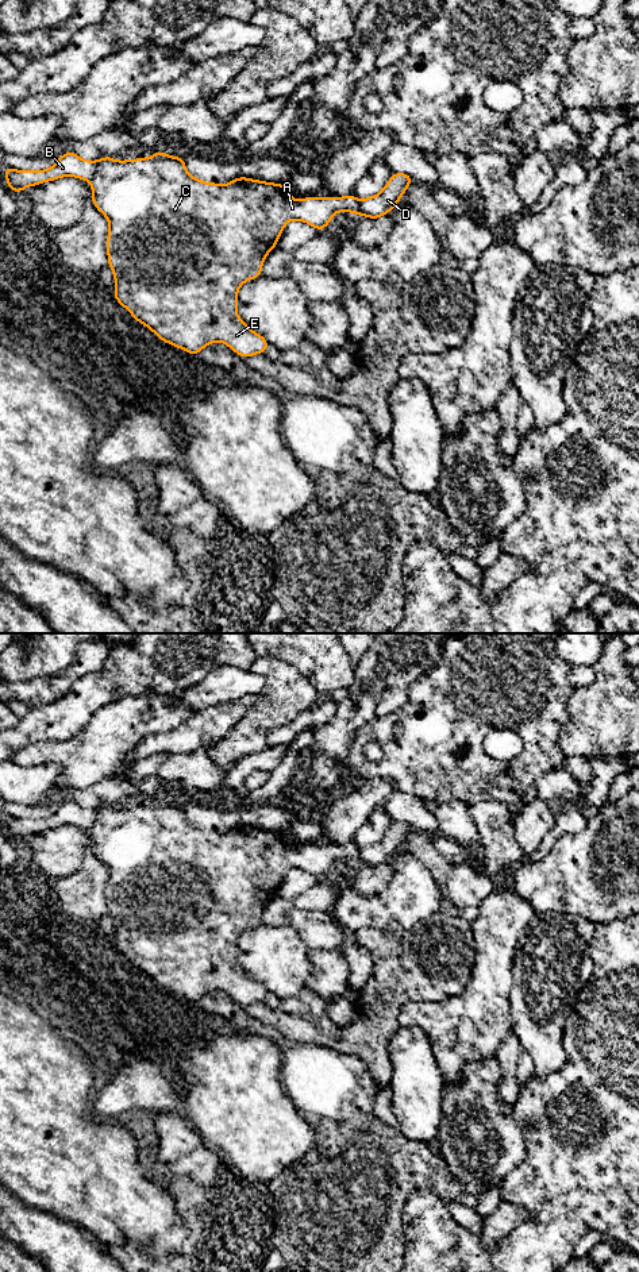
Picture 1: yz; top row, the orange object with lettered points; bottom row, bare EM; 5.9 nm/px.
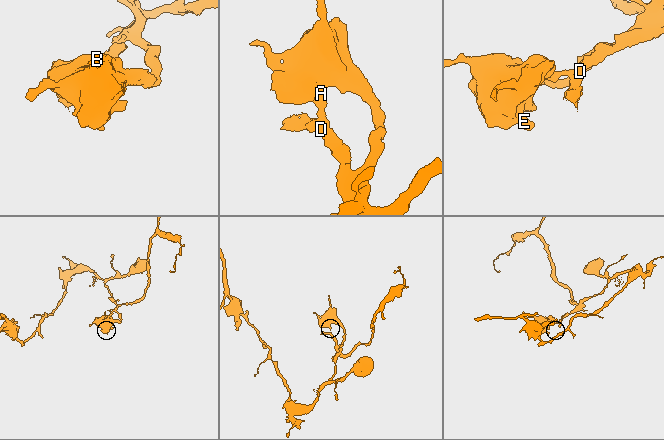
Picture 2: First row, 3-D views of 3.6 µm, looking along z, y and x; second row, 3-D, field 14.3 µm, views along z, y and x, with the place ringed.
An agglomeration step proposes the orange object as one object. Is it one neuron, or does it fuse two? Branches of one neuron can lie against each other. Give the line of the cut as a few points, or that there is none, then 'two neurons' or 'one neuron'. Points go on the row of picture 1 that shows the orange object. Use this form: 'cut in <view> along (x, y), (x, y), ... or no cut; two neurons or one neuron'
cut in yz along (360, 200), (355, 212); two neurons

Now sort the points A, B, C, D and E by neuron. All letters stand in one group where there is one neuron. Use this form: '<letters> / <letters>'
A B C E / D

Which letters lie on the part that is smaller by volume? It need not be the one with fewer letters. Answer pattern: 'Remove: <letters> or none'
Remove: D

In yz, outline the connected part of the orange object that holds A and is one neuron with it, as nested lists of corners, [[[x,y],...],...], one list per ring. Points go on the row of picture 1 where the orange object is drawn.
[[[158,150],[147,158],[115,161],[103,157],[97,161],[80,158],[74,151],[62,154],[46,170],[4,169],[5,181],[11,190],[22,193],[27,186],[55,181],[61,177],[88,180],[92,188],[92,203],[109,224],[107,236],[107,255],[115,278],[115,300],[132,317],[153,331],[158,339],[178,347],[188,354],[199,352],[213,342],[227,344],[240,358],[263,354],[269,347],[266,339],[254,332],[238,316],[238,290],[249,280],[262,274],[262,263],[277,246],[285,226],[290,220],[304,221],[317,231],[324,230],[336,212],[357,213],[359,200],[347,194],[343,197],[305,197],[293,200],[286,185],[238,177],[228,184],[219,185],[192,177],[184,157],[172,157]]]

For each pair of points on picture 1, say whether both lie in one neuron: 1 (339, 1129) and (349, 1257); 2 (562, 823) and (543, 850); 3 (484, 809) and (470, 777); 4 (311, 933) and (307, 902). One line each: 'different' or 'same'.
1: same
2: same
3: different
4: different

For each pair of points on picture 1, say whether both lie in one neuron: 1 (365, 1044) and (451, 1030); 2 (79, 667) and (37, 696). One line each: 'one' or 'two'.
1: two
2: one

